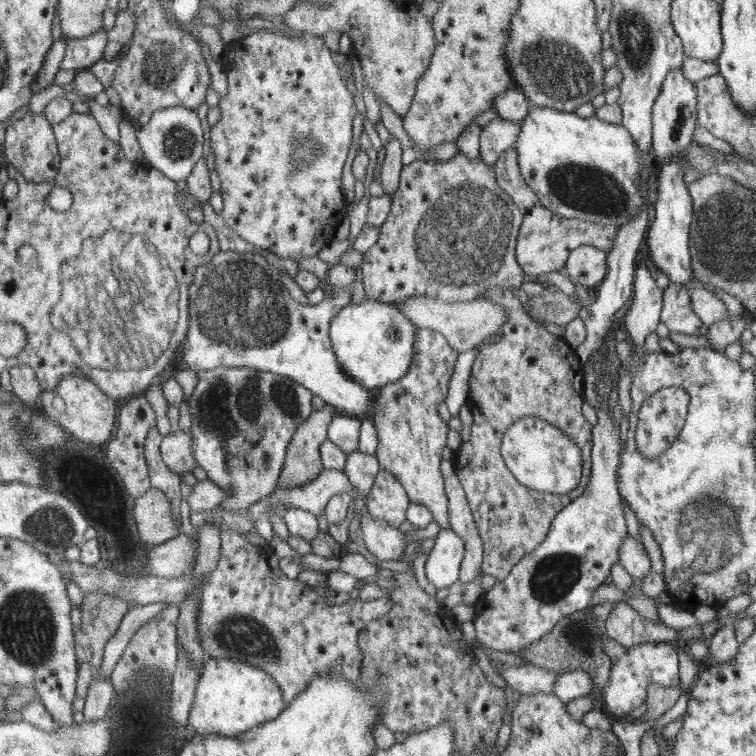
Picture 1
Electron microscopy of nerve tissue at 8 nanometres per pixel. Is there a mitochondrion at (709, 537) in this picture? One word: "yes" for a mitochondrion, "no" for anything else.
yes

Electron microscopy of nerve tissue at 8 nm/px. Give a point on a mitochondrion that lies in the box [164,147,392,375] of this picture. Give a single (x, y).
(239, 305)

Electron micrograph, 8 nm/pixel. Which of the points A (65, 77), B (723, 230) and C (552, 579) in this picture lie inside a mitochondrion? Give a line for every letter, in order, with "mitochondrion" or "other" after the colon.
A: other
B: mitochondrion
C: mitochondrion

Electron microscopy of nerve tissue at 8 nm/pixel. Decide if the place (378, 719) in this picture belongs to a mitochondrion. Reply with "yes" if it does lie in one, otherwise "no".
no

